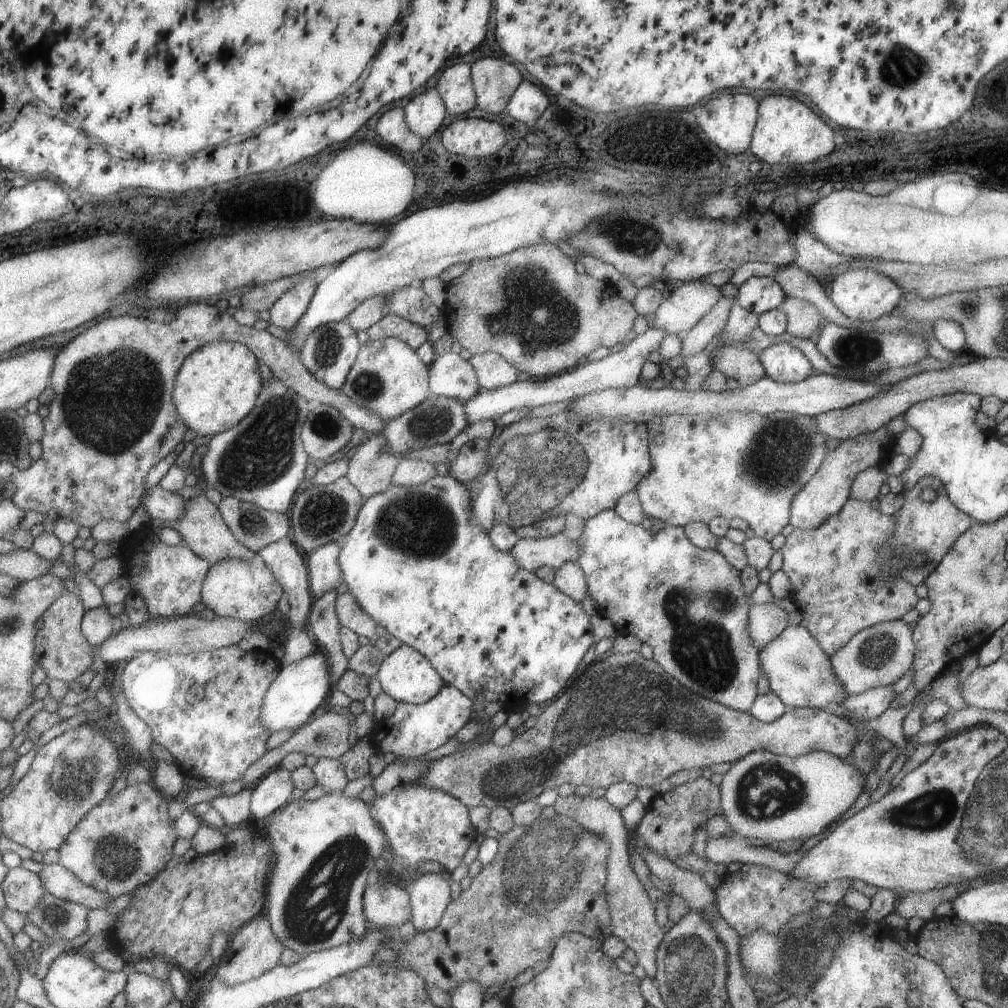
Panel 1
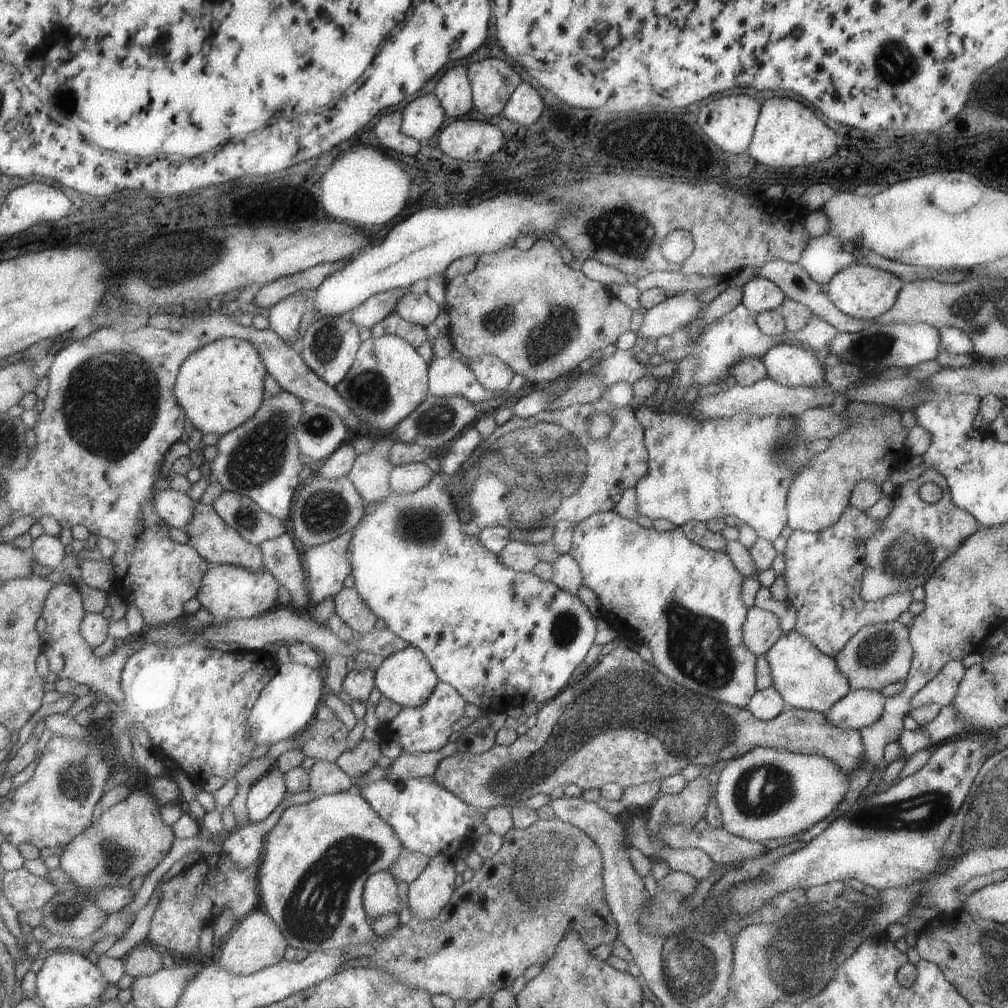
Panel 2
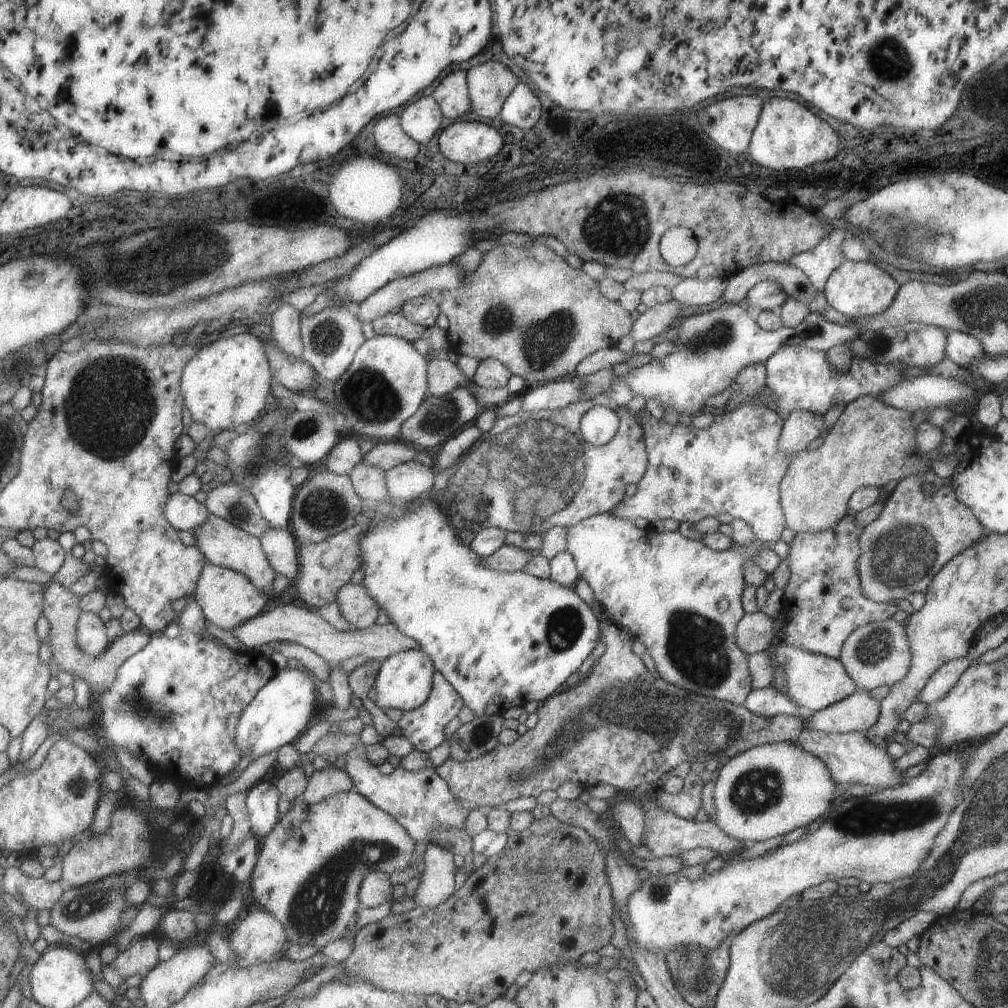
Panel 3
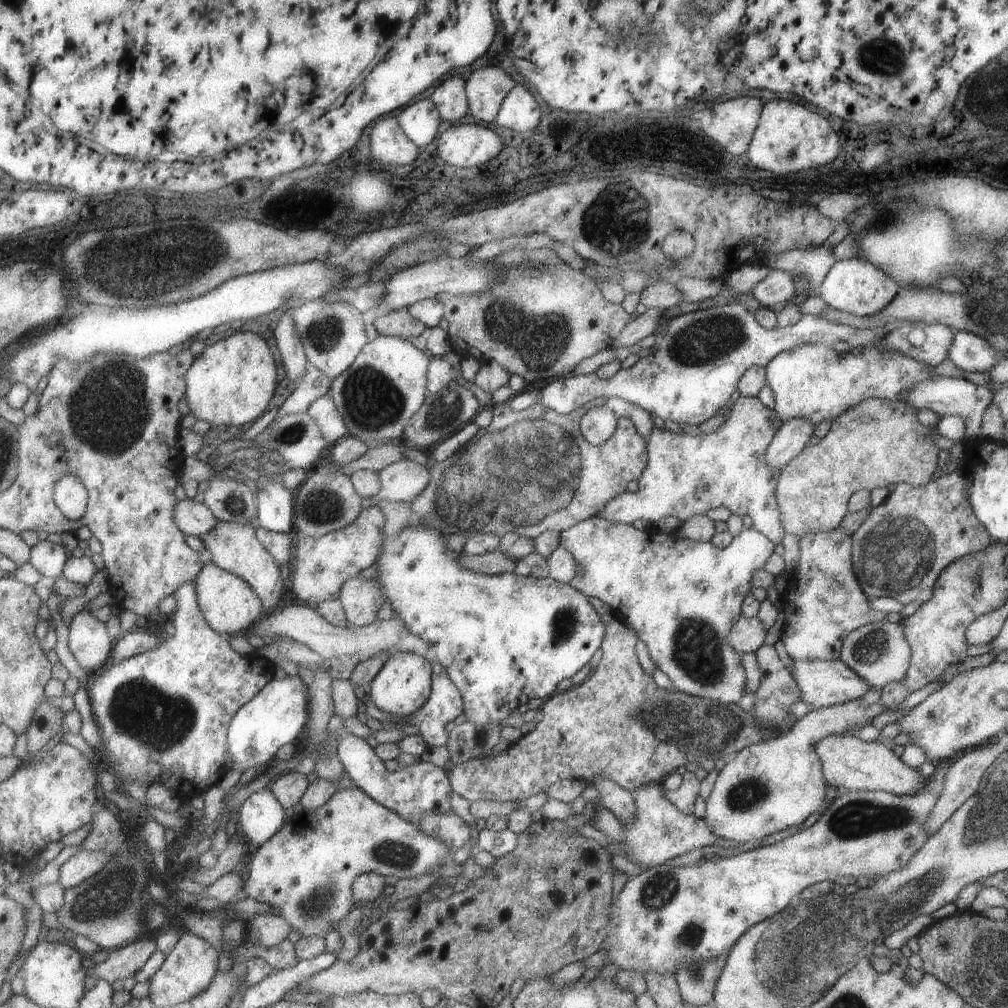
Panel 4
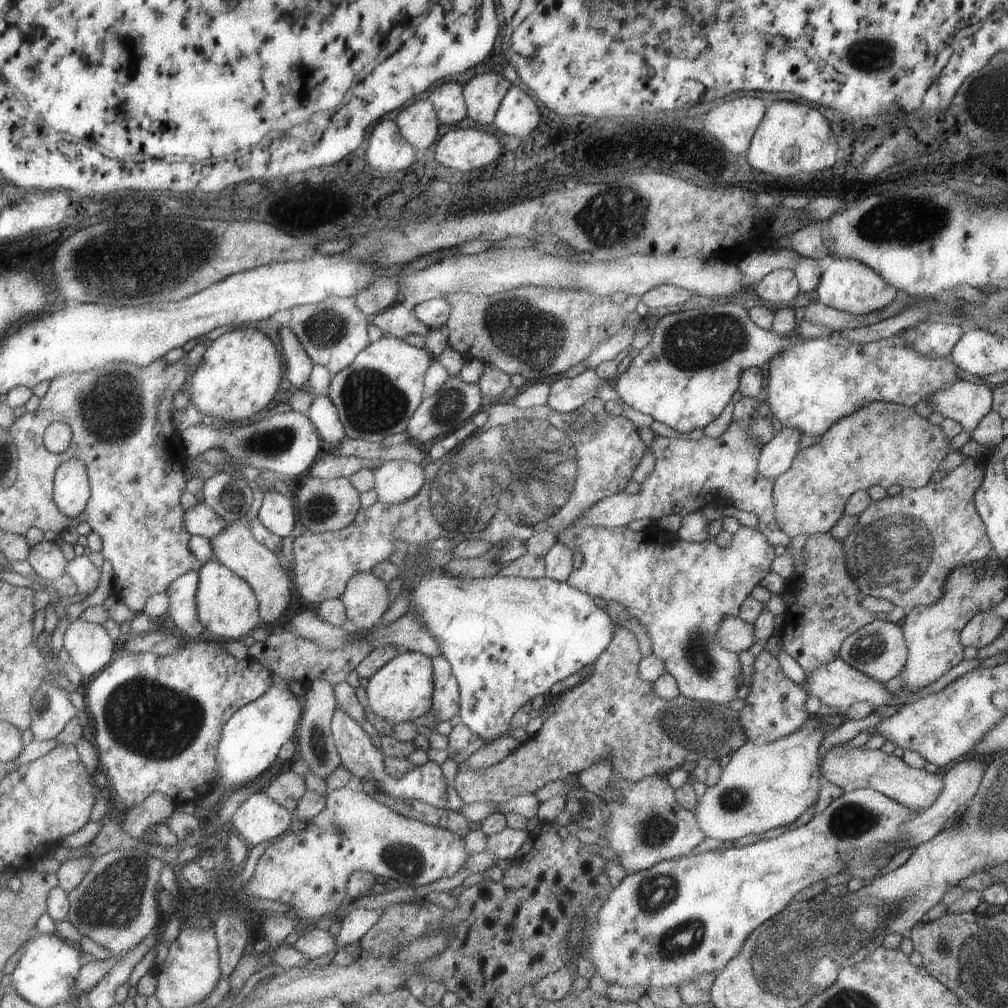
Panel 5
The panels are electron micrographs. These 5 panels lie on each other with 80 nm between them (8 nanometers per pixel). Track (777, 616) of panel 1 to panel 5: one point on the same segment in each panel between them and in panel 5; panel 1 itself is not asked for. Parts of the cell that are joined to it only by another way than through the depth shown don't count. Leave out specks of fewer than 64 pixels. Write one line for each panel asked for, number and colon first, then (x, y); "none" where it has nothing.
2: (760, 630)
3: (754, 632)
4: (746, 635)
5: (734, 635)

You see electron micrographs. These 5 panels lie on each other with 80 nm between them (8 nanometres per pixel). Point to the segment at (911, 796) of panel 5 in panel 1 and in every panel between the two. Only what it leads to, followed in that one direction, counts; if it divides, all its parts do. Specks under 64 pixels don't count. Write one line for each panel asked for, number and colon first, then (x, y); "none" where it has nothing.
1: (623, 720)
2: (624, 723)
3: (610, 729)
4: (847, 762)

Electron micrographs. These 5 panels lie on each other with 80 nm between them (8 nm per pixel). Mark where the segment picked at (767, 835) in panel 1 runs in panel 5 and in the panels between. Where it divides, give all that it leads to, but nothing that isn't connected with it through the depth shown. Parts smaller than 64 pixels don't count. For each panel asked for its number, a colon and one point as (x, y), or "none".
2: (765, 794)
3: (771, 789)
4: (769, 786)
5: (764, 785)

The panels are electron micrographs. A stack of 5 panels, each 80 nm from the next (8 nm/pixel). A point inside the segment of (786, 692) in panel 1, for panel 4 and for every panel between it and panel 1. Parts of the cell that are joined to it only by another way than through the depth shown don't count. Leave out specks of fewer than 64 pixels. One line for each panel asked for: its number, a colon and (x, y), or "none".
2: (805, 678)
3: (812, 681)
4: (828, 683)

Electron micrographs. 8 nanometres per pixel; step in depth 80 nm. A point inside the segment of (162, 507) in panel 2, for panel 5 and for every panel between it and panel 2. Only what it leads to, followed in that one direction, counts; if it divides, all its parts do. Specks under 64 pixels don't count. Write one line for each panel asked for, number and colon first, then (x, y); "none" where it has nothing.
3: (186, 513)
4: (194, 518)
5: (202, 519)

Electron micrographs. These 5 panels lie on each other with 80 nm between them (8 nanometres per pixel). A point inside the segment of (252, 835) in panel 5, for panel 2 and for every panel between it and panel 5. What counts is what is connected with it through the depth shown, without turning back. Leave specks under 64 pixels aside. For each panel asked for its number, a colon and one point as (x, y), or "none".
2: (265, 797)
3: (263, 798)
4: (261, 816)

